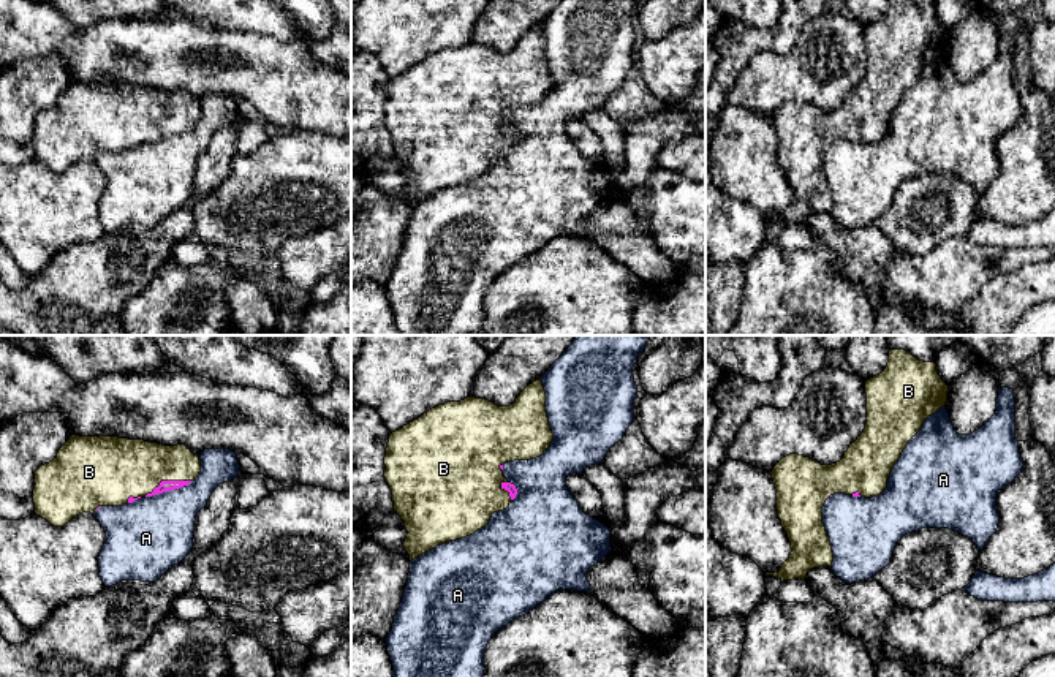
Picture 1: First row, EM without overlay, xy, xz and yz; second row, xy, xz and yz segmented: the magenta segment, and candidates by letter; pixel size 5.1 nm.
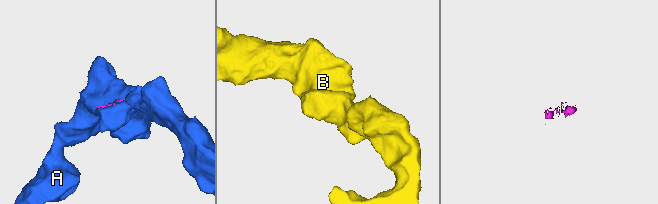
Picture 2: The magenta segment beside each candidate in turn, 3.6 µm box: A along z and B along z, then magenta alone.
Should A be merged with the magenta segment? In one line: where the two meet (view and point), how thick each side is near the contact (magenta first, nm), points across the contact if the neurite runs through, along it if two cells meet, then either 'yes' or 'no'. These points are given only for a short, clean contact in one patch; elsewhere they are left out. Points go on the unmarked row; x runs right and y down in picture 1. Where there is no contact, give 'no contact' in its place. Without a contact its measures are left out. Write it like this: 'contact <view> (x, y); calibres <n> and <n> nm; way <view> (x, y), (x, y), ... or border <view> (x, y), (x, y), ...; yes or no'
contact xy (168, 135); calibres 60 and 380 nm; no

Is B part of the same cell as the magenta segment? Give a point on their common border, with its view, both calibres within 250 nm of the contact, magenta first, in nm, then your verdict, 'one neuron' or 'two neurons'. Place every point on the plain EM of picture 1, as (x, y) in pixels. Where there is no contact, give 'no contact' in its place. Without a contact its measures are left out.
xy (166, 127) | 60/300 nm | one neuron

